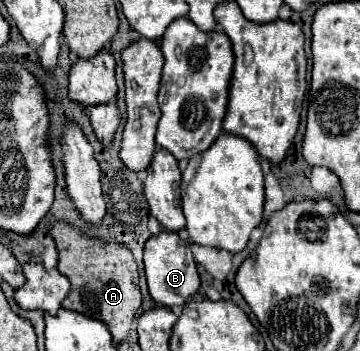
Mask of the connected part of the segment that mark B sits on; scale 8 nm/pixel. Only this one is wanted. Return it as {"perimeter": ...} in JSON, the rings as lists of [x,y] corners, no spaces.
{"perimeter":[[[163,231],[161,235],[155,235],[145,243],[145,275],[153,301],[165,307],[185,305],[199,289],[199,273],[193,261],[191,245],[187,241],[181,241],[173,231]]]}

